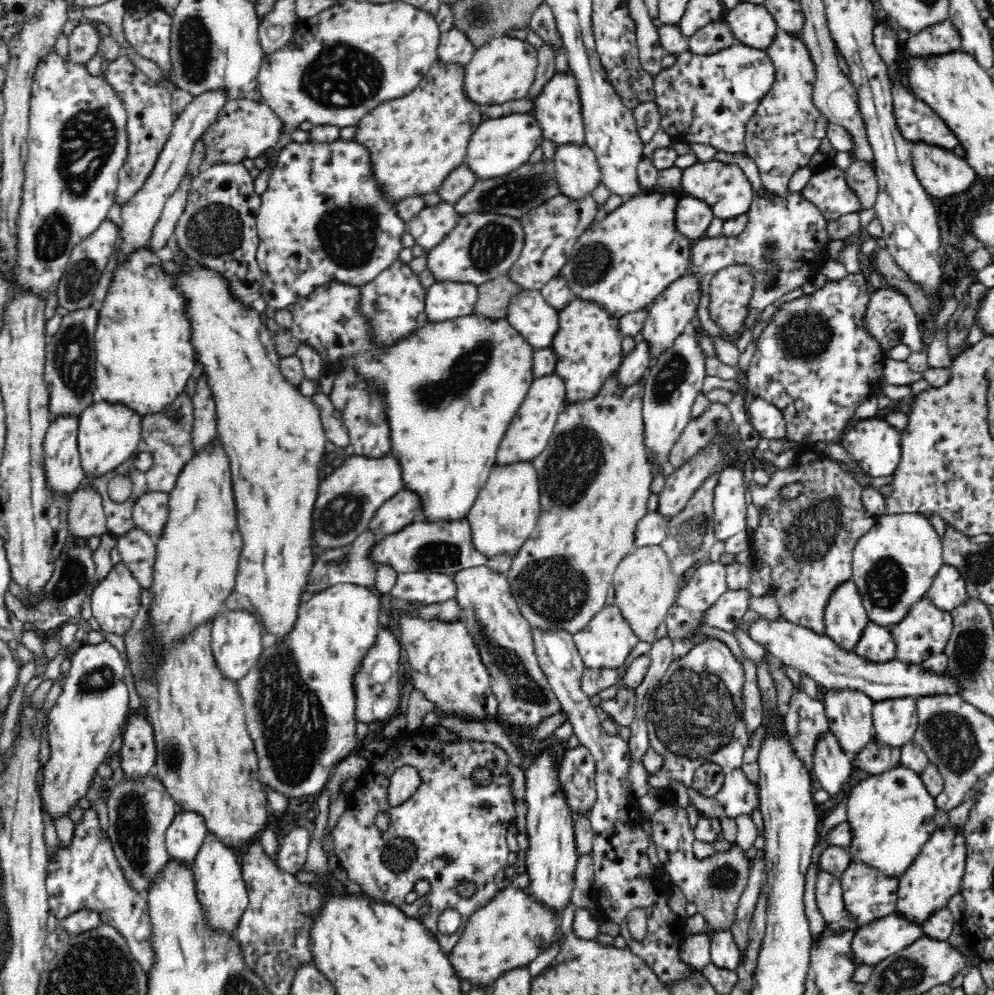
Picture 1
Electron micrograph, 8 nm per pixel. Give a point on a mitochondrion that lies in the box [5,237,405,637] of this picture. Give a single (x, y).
(72, 350)

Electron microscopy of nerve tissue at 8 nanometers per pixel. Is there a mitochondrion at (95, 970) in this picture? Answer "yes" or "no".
yes

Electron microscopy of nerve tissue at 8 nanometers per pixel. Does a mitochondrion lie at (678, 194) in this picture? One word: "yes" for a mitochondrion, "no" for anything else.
no

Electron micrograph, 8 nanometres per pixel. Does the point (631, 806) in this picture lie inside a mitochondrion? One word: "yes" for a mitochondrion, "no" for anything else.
no

